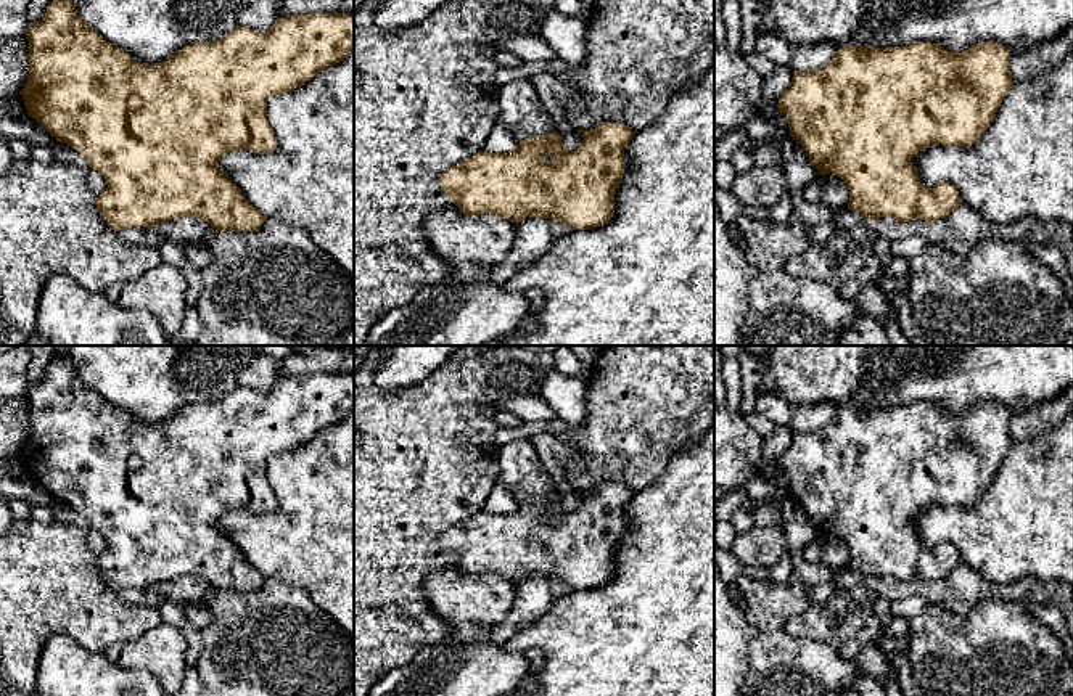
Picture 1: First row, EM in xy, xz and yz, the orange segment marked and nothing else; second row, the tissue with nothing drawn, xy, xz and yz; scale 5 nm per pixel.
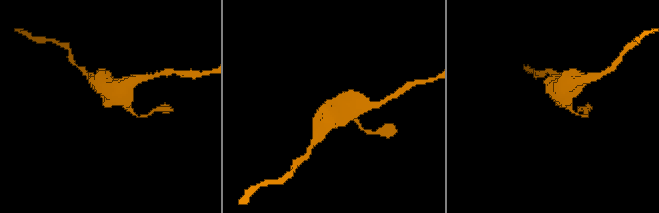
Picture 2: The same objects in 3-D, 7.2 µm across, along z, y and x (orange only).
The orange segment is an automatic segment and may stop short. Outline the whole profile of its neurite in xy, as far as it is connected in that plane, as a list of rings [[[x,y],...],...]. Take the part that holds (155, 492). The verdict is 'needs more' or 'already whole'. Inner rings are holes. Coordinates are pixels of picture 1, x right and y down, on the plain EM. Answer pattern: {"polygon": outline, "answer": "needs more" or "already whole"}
{"polygon": [[[68,354],[55,357],[35,386],[27,387],[26,399],[29,400],[29,436],[24,448],[19,452],[24,458],[26,469],[51,497],[66,503],[80,513],[92,529],[98,530],[108,548],[97,556],[97,571],[114,592],[132,587],[150,588],[159,582],[175,580],[185,575],[204,579],[209,587],[225,592],[253,592],[257,590],[265,577],[243,556],[241,550],[230,540],[230,537],[217,526],[217,521],[230,511],[249,510],[253,513],[272,513],[278,502],[273,489],[267,481],[267,461],[278,453],[291,452],[309,442],[323,428],[336,424],[354,411],[354,373],[315,373],[299,376],[278,378],[267,392],[257,392],[246,386],[238,386],[222,399],[214,402],[195,402],[185,405],[174,416],[156,424],[145,424],[135,421],[127,411],[114,407],[103,399],[97,391],[85,384],[76,370],[74,362]]], "answer": "already whole"}

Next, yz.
{"polygon": [[[994,400],[978,402],[962,413],[928,402],[885,408],[849,405],[840,407],[824,428],[793,431],[791,444],[777,468],[788,479],[790,497],[803,506],[820,535],[833,534],[846,543],[848,569],[869,582],[885,575],[898,582],[936,582],[959,567],[959,551],[946,542],[923,547],[912,518],[930,505],[970,508],[988,490],[1012,445],[1010,410]]], "answer": "already whole"}

